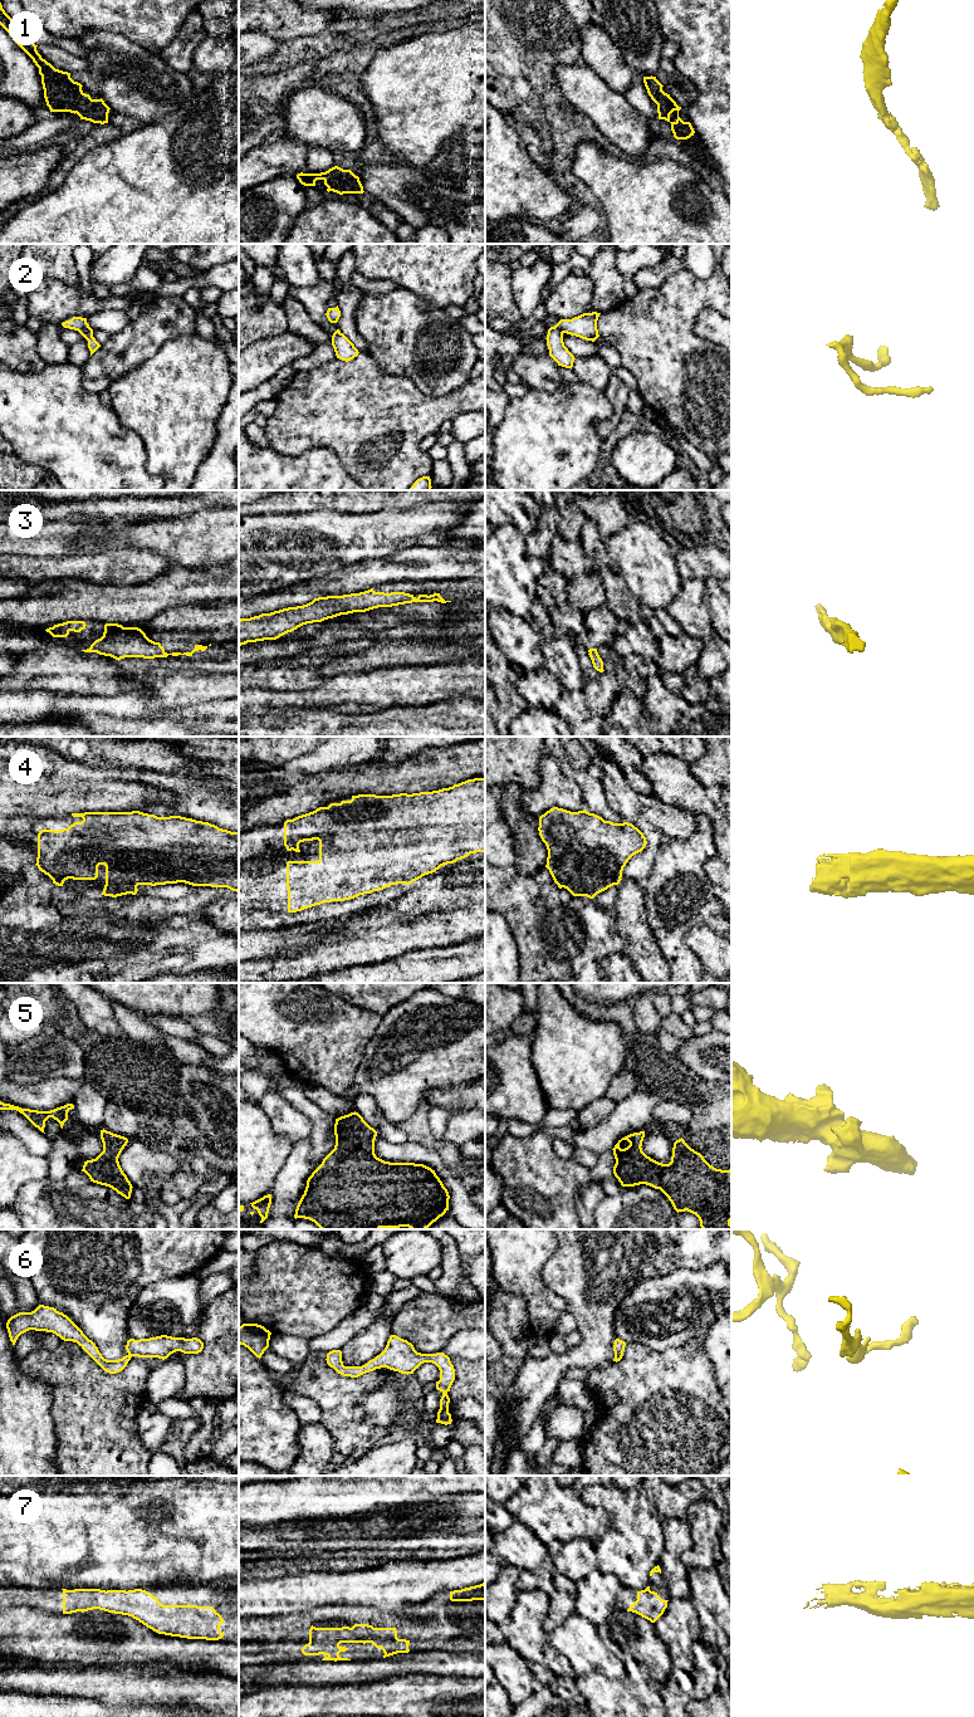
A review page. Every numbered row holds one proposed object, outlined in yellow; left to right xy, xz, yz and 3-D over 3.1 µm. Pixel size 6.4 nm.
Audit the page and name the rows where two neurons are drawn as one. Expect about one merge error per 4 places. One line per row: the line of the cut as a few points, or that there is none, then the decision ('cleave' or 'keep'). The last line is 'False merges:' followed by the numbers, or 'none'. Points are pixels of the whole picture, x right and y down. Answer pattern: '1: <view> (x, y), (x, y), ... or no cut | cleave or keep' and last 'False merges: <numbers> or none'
1: no cut | keep
2: no cut | keep
3: no cut | keep
4: no cut | keep
5: no cut | keep
6: no cut | keep
7: no cut | keep
False merges: none

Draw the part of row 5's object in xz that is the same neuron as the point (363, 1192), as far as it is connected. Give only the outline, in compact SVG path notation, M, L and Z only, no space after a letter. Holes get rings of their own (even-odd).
M358 1112L336 1119L336 1145L322 1164L307 1180L294 1218L314 1222L320 1229L381 1229L408 1227L427 1229L449 1210L449 1192L435 1170L415 1163L390 1163L376 1156L375 1140L377 1131L371 1127Z

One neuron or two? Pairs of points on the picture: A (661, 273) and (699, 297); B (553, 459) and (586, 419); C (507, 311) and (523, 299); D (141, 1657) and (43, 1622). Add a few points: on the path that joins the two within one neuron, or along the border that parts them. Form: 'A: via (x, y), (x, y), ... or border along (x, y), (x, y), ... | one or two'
A: border along (680, 268), (659, 285), (640, 288) | two
B: via (556, 449), (576, 429) | one
C: border along (510, 274), (513, 299), (523, 318) | two
D: via (117, 1644), (78, 1640), (67, 1637) | one

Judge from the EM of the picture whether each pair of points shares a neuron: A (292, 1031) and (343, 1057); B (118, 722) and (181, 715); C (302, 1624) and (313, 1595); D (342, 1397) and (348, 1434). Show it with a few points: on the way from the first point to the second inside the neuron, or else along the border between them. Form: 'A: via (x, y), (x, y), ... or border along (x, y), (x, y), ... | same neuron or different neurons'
A: via (304, 1031), (313, 1031), (331, 1045) | same neuron
B: via (133, 722), (166, 722) | same neuron
C: border along (306, 1613), (277, 1617) | different neurons
D: via (342, 1405), (346, 1426) | same neuron

